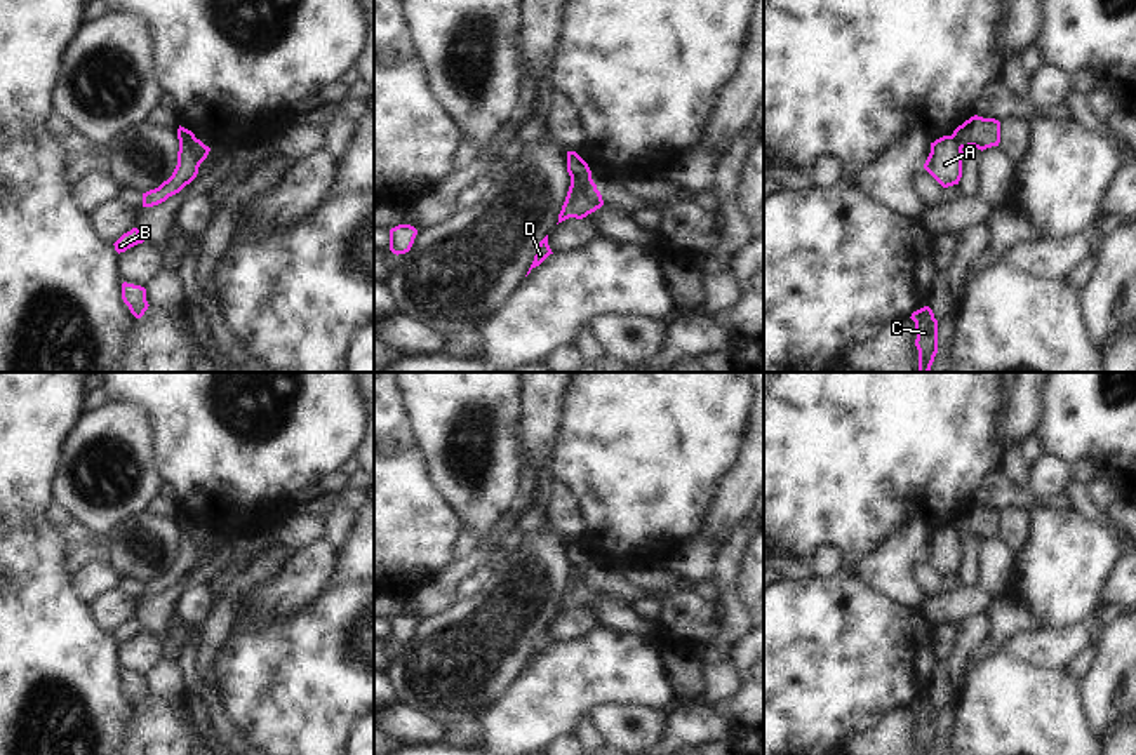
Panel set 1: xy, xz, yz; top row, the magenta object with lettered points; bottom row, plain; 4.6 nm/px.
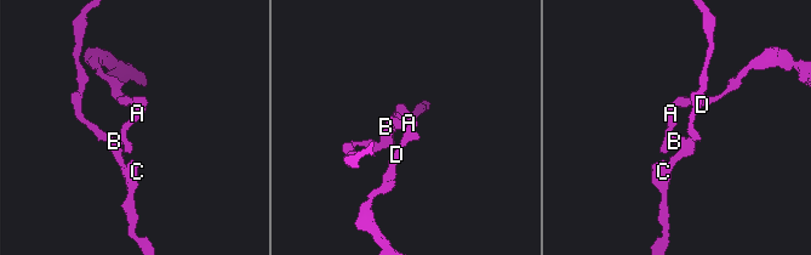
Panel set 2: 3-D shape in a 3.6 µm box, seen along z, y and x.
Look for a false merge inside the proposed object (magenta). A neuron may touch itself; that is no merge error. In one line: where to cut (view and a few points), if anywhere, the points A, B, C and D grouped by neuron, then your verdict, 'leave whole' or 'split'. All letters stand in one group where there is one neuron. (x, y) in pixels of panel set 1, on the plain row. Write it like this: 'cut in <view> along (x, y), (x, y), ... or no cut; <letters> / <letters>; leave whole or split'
cut in xz along (569, 562), (590, 567); A B C / D; split

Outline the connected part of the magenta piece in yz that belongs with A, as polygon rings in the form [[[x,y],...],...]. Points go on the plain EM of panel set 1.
[[[943,525],[931,532],[931,543],[924,558],[943,576],[959,574],[962,567],[962,536],[953,525]]]

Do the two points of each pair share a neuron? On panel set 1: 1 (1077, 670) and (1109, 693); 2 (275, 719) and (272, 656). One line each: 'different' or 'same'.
1: different
2: same

